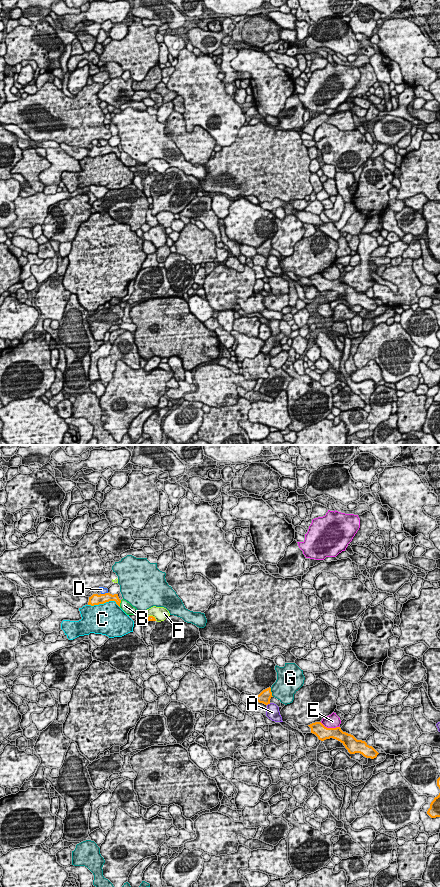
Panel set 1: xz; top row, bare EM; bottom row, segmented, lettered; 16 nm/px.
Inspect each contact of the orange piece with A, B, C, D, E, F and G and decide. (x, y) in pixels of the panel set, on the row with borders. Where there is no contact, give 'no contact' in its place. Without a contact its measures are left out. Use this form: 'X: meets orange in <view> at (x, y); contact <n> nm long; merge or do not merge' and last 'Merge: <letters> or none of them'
A: meets orange in xz at (268, 703); contact 70 nm long; do not merge
B: meets orange in xz at (120, 602); contact 120 nm long; do not merge
C: meets orange in xz at (104, 602); contact 500 nm long; do not merge
D: meets orange in xz at (105, 593); contact 120 nm long; do not merge
E: meets orange in xz at (329, 728); contact 320 nm long; do not merge
F: meets orange in xz at (153, 617); contact 150 nm long; do not merge
G: meets orange in xz at (271, 692); contact 150 nm long; do not merge
Merge: none of them

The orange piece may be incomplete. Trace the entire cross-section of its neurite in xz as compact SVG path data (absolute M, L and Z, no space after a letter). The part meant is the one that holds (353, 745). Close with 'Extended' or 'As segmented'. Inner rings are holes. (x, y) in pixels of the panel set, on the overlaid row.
M321 722L308 725L311 733L315 734L319 740L336 739L340 741L350 754L360 753L366 758L374 759L379 754L372 746L365 741L357 740L353 735L343 732L340 727L327 728Z. As segmented

